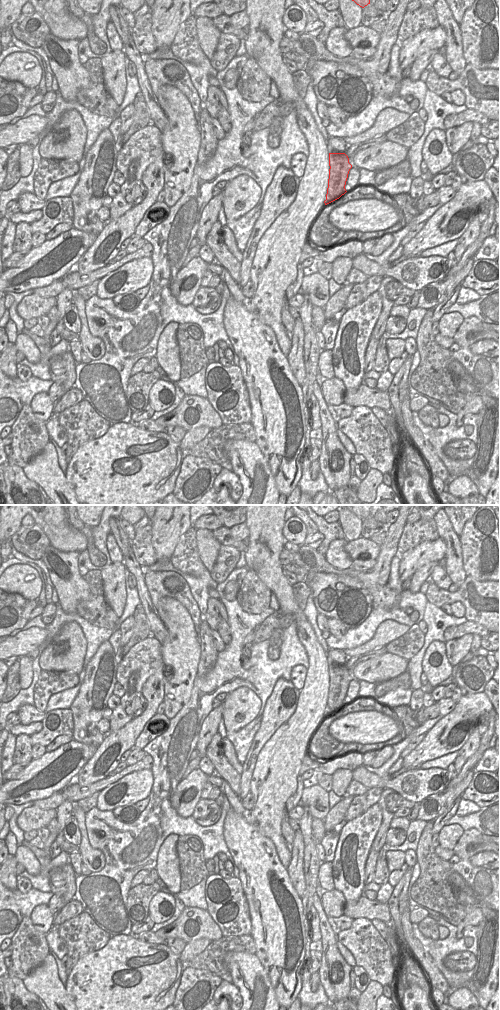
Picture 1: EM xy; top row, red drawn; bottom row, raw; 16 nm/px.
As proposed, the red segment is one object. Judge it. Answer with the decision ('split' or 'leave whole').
split

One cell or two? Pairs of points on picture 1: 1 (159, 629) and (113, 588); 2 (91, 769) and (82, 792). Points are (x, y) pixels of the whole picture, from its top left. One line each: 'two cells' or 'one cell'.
1: two cells
2: two cells

